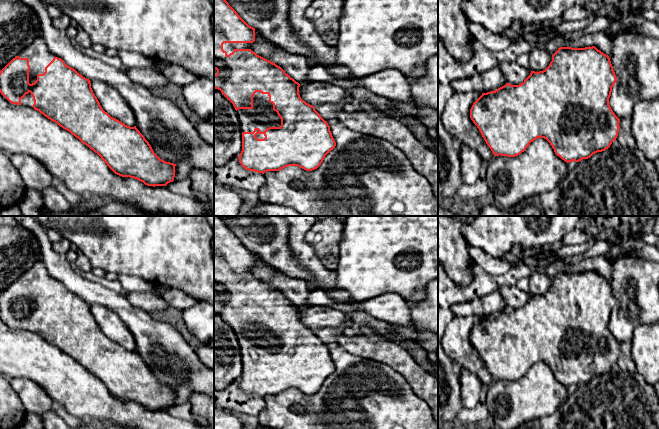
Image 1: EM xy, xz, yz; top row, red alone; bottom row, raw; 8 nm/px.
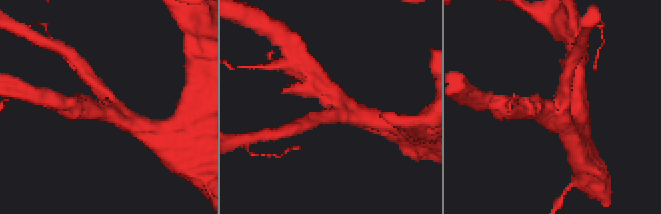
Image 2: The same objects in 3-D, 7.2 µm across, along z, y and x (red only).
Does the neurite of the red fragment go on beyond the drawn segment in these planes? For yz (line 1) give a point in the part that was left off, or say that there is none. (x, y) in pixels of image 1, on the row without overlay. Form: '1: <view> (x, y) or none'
1: none

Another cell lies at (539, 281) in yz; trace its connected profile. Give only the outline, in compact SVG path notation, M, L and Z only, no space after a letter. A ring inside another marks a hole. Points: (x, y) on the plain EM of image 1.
M532 269L529 278L529 293L539 296L545 294L552 285L552 279L543 269Z

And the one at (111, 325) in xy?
M97 303L91 304L90 307L93 317L105 336L127 350L136 350L133 334L115 312Z

